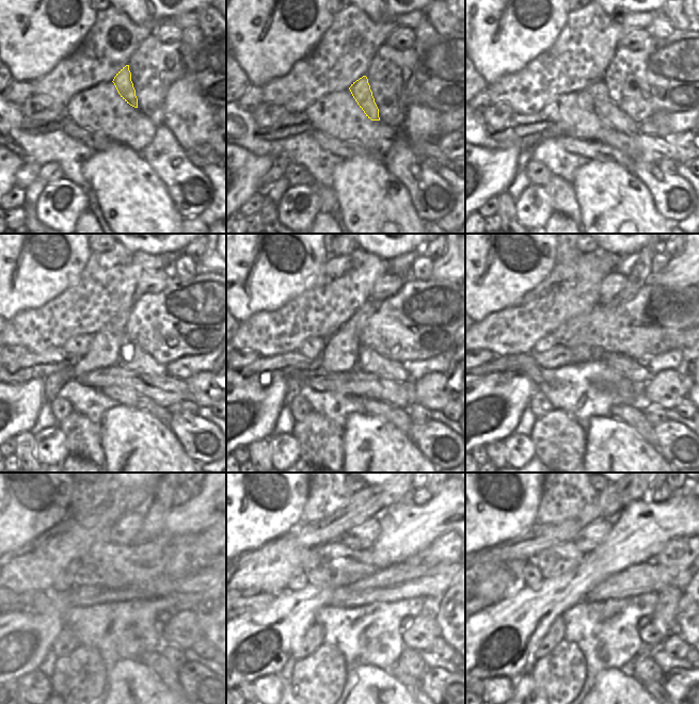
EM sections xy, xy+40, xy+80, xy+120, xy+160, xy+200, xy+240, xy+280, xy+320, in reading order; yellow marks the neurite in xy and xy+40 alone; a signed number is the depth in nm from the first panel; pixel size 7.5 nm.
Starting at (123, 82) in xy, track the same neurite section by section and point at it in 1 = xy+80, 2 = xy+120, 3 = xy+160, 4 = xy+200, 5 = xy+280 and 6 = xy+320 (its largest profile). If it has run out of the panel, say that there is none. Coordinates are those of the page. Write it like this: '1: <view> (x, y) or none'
1: xy+80 (610, 116)
2: xy+120 (130, 356)
3: xy+160 (368, 361)
4: xy+200 (630, 369)
5: xy+280 (406, 622)
6: xy+320 (644, 621)

